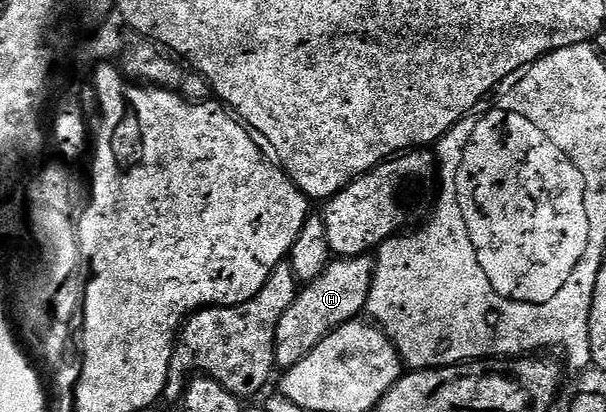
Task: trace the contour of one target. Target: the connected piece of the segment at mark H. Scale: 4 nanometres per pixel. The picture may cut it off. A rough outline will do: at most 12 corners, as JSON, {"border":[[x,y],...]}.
{"border":[[374,257],[333,258],[279,318],[275,361],[295,366],[366,311]]}

